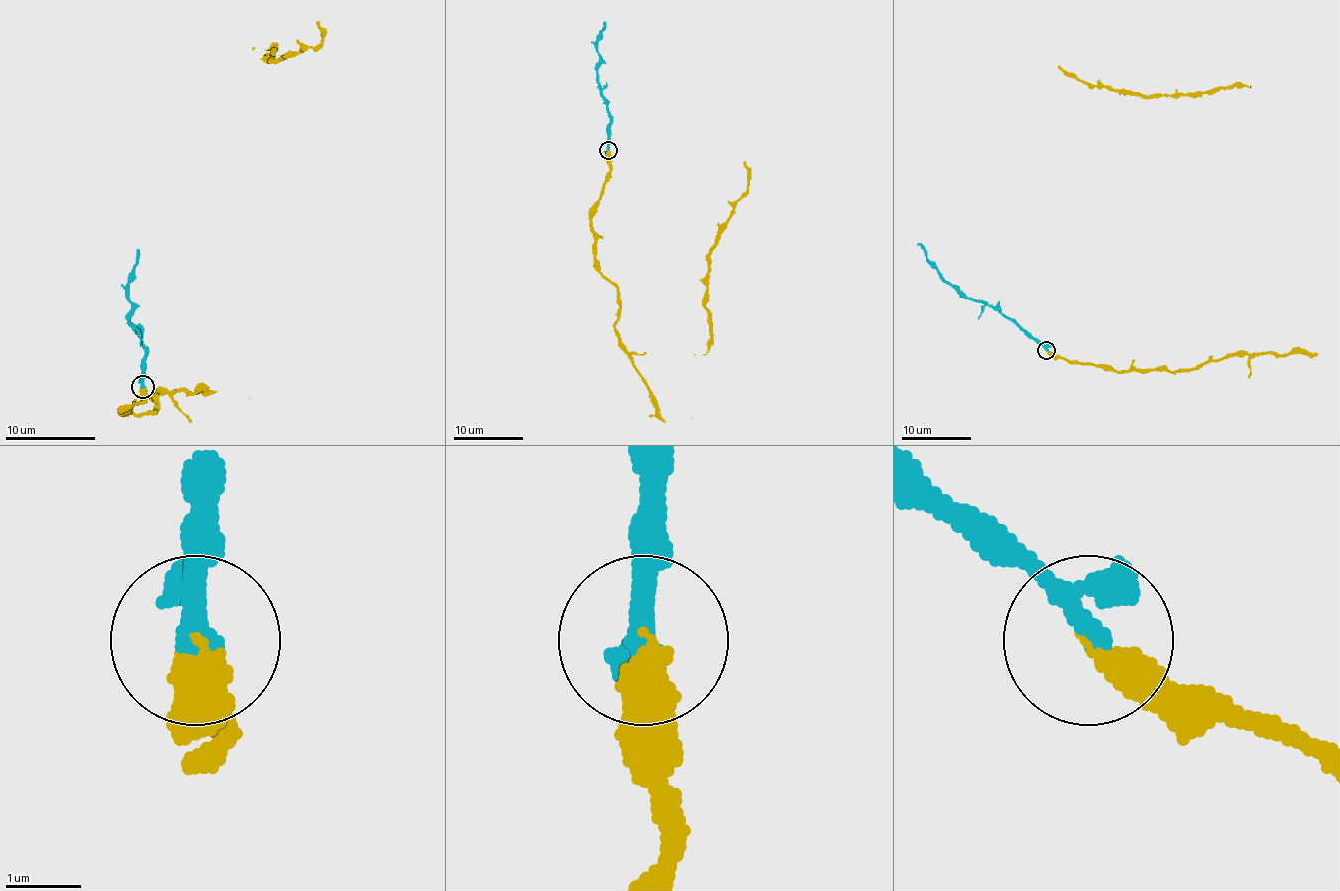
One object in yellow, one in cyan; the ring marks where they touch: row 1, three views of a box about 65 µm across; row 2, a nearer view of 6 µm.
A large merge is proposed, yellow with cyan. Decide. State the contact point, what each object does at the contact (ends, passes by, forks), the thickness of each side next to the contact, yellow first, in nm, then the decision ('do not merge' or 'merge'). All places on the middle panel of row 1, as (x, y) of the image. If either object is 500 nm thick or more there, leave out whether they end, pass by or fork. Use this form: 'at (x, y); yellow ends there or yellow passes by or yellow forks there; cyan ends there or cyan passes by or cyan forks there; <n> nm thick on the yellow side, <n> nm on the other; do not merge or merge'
at (608, 150); yellow ends there; cyan passes by; 360 nm thick on the yellow side, 260 nm on the other; merge

